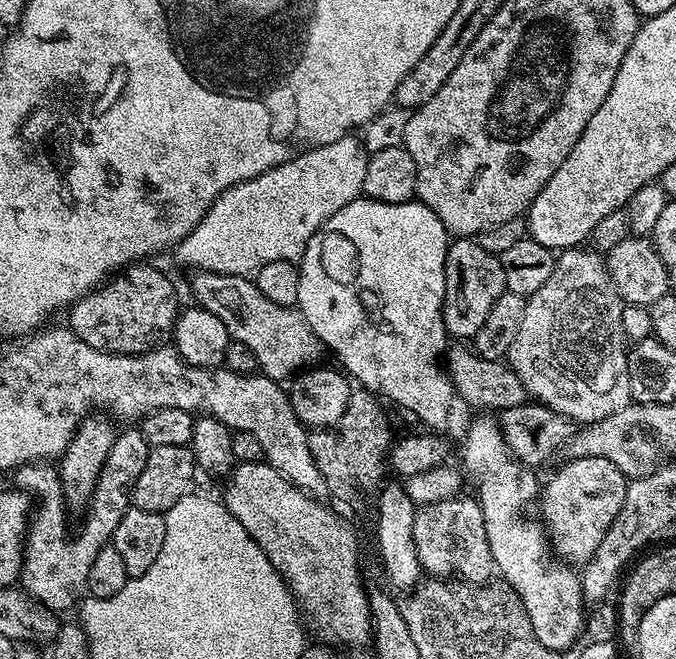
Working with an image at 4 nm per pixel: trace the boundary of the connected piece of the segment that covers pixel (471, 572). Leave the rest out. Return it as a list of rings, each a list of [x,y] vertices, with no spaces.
[[[461,494],[446,502],[434,502],[417,507],[414,518],[414,546],[418,550],[420,567],[432,578],[455,578],[469,586],[484,586],[494,576],[490,542],[486,538],[486,522],[482,518],[480,501],[471,495]]]

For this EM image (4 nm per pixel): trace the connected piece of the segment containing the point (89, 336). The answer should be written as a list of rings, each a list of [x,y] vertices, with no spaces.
[[[137,262],[85,294],[71,305],[68,314],[67,327],[86,346],[114,355],[142,355],[161,347],[171,337],[178,315],[176,288],[171,278],[159,272],[152,262]]]

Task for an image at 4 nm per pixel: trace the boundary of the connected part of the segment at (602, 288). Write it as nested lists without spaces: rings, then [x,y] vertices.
[[[588,246],[563,249],[556,256],[554,274],[550,274],[542,290],[527,297],[524,304],[520,329],[506,360],[533,401],[581,425],[593,424],[595,420],[606,418],[633,403],[630,355],[622,330],[624,304],[616,293],[608,265],[601,253]]]

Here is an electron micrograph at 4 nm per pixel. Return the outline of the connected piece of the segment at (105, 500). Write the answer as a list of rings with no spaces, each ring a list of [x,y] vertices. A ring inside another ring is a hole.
[[[139,427],[125,428],[128,428],[125,432],[120,430],[115,433],[109,456],[102,466],[92,498],[83,513],[84,525],[73,540],[68,537],[69,513],[64,503],[59,471],[48,462],[22,464],[15,469],[15,487],[34,498],[28,531],[24,537],[24,565],[20,567],[18,584],[38,603],[44,604],[57,614],[63,614],[67,608],[75,609],[81,603],[88,587],[90,566],[94,558],[98,558],[98,550],[109,544],[114,530],[118,530],[122,514],[132,504],[132,491],[138,476],[146,467],[150,449],[148,440]]]

